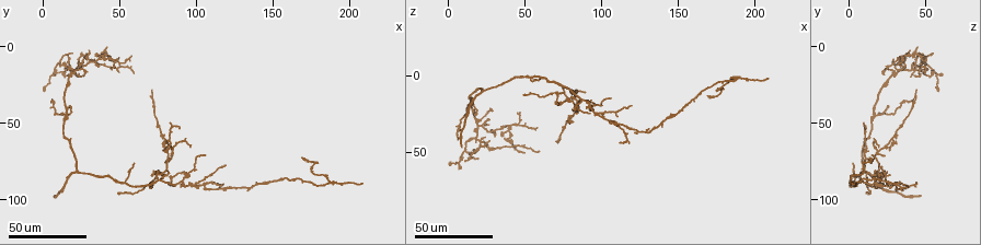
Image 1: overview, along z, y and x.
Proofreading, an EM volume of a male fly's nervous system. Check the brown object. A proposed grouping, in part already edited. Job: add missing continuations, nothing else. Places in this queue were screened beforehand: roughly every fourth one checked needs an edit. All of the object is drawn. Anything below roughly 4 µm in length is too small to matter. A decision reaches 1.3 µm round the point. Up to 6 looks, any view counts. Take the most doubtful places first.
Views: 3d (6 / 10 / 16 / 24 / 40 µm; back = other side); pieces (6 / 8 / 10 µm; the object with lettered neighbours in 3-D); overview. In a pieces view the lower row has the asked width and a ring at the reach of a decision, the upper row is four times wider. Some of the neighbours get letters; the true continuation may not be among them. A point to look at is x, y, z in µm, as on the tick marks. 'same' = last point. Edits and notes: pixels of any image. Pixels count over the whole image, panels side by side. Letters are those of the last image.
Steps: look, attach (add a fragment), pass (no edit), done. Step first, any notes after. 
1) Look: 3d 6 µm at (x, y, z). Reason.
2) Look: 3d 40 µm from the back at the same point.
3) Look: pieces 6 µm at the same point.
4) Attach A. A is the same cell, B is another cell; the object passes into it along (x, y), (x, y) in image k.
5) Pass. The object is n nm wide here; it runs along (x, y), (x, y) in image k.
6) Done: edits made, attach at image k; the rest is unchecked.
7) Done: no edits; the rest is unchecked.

Look: 3d 40 µm at (210, 90, 2). Free end.

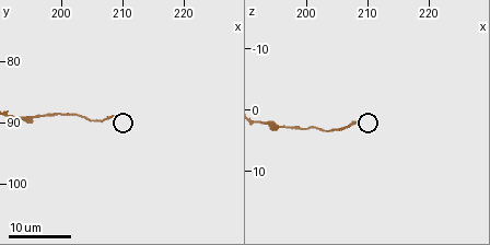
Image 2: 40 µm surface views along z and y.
Look: pieces 8 µm at (208.5, 88.5, 2.0). See the neighbours.

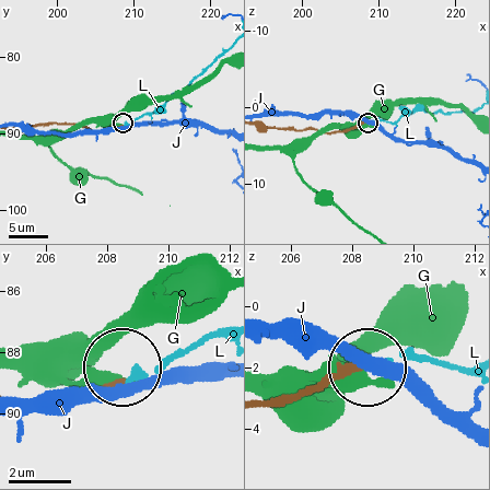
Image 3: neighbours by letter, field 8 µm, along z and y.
Attach L. L is the same cell, G and J are other cells; the object passes into it along (288, 404), (403, 357), (465, 364) in image 3; the cell continues.

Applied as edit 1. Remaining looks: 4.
Look: overview. Redraw.

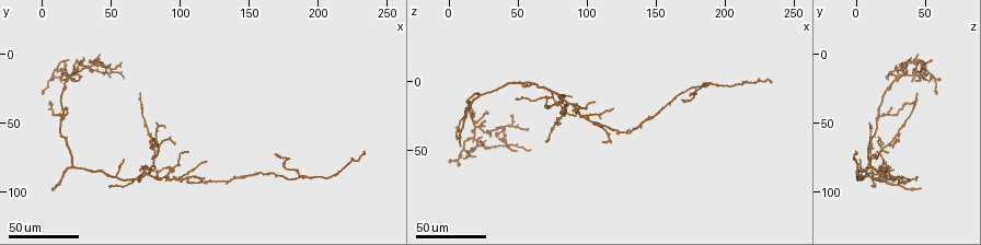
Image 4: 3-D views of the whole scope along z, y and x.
Look: 3d 40 µm at (20, 4, 56). Branch stops here.

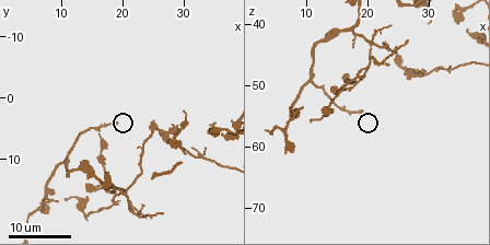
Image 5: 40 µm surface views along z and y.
Look: pieces 8 µm at (19.5, 4.0, 54.5). See the neighbours.

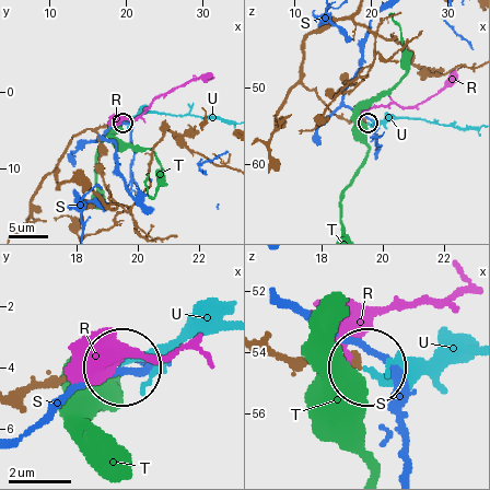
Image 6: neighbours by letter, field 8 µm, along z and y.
Attach U. U is the same cell, R, S and T are other cells; the cell continues.

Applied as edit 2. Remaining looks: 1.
Done: edits made, attach at image 3, attach at image 6; the rest is unchecked.

